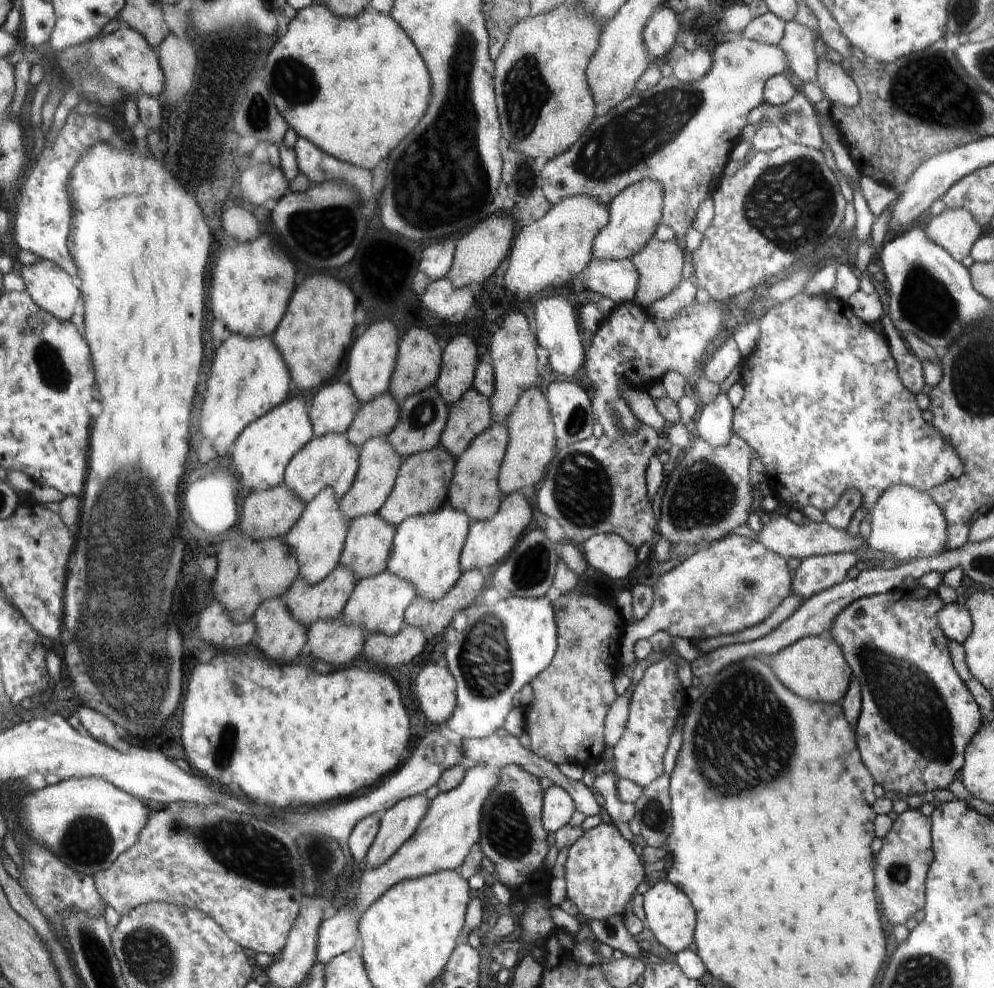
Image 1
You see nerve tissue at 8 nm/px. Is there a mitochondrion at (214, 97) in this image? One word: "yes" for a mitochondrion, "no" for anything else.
no

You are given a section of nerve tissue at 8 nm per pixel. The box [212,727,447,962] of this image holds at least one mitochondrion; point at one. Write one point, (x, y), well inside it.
(318, 871)

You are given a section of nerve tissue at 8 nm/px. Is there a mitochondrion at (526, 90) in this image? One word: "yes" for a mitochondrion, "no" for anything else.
yes

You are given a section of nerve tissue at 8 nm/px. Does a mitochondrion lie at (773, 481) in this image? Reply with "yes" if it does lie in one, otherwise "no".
no

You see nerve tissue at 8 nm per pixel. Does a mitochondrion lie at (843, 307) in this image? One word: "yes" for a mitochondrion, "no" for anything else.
no

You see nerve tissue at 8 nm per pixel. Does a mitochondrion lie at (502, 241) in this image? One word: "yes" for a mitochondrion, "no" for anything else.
no

